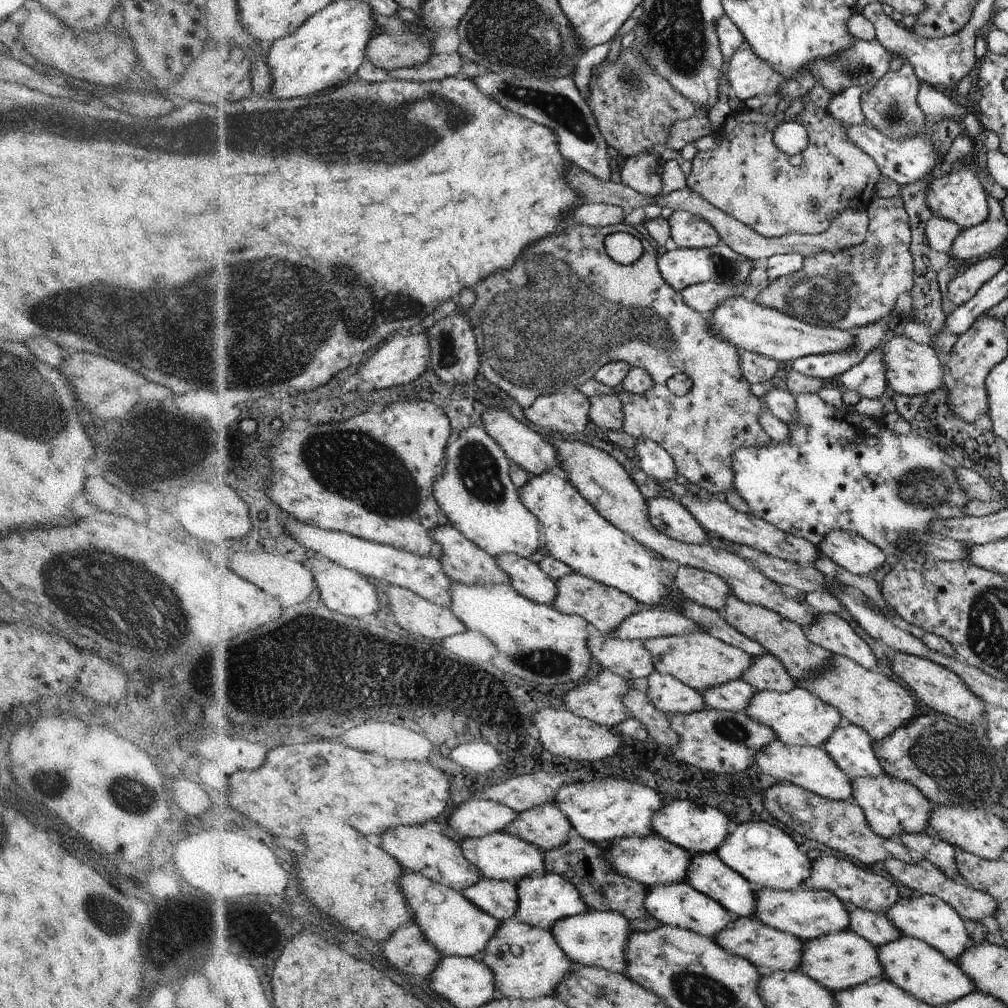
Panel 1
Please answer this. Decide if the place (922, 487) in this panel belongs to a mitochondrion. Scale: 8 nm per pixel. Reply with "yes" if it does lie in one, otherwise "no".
yes

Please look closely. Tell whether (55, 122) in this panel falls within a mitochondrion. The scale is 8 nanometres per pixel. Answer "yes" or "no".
yes

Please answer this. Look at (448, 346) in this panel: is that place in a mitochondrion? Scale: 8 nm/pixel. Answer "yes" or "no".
yes

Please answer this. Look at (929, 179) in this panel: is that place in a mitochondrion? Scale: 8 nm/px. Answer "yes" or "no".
no

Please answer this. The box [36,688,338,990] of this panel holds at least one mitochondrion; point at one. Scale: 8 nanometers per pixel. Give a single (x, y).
(102, 917)

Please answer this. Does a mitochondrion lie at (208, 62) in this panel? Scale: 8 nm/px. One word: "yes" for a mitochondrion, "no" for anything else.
no

